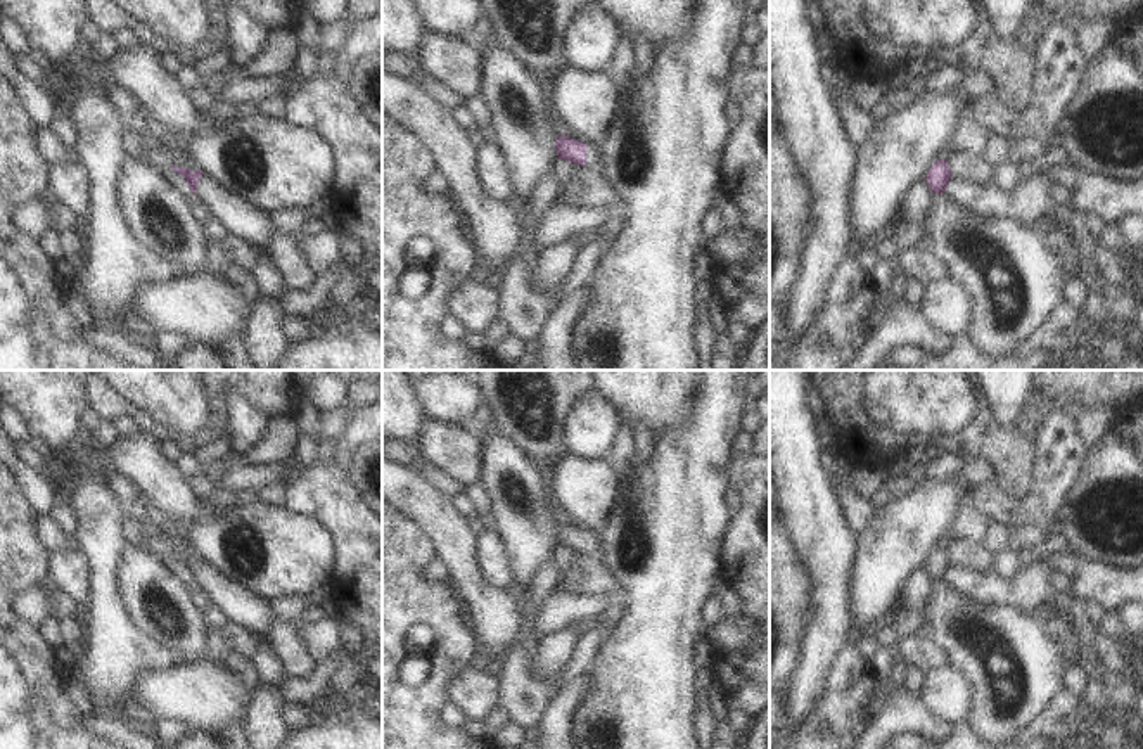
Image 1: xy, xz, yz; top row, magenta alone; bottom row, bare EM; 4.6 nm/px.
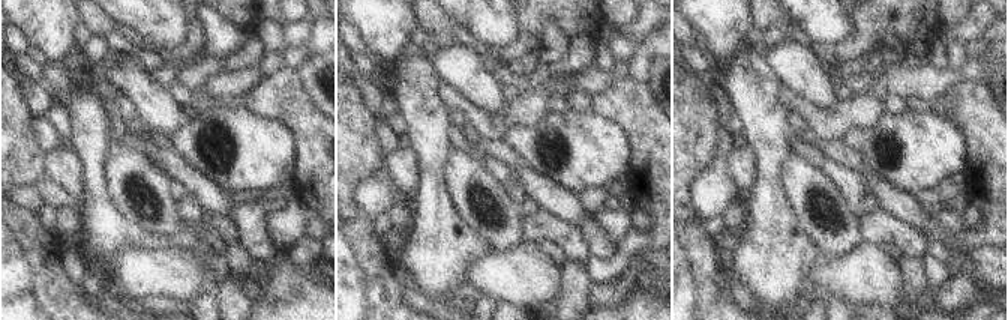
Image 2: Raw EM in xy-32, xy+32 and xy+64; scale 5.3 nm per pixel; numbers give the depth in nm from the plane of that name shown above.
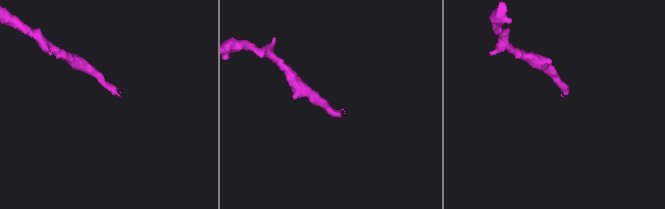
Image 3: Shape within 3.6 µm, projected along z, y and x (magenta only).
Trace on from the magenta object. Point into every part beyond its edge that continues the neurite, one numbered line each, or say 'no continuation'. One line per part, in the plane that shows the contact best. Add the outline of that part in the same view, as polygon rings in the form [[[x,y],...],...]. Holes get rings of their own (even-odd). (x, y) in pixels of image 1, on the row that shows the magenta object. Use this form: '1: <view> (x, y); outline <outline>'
1: xy (239, 220); outline [[[206,175],[199,178],[194,197],[208,209],[211,218],[221,223],[227,235],[232,235],[247,246],[265,246],[273,227],[263,213],[242,202],[228,190],[220,189]]]

